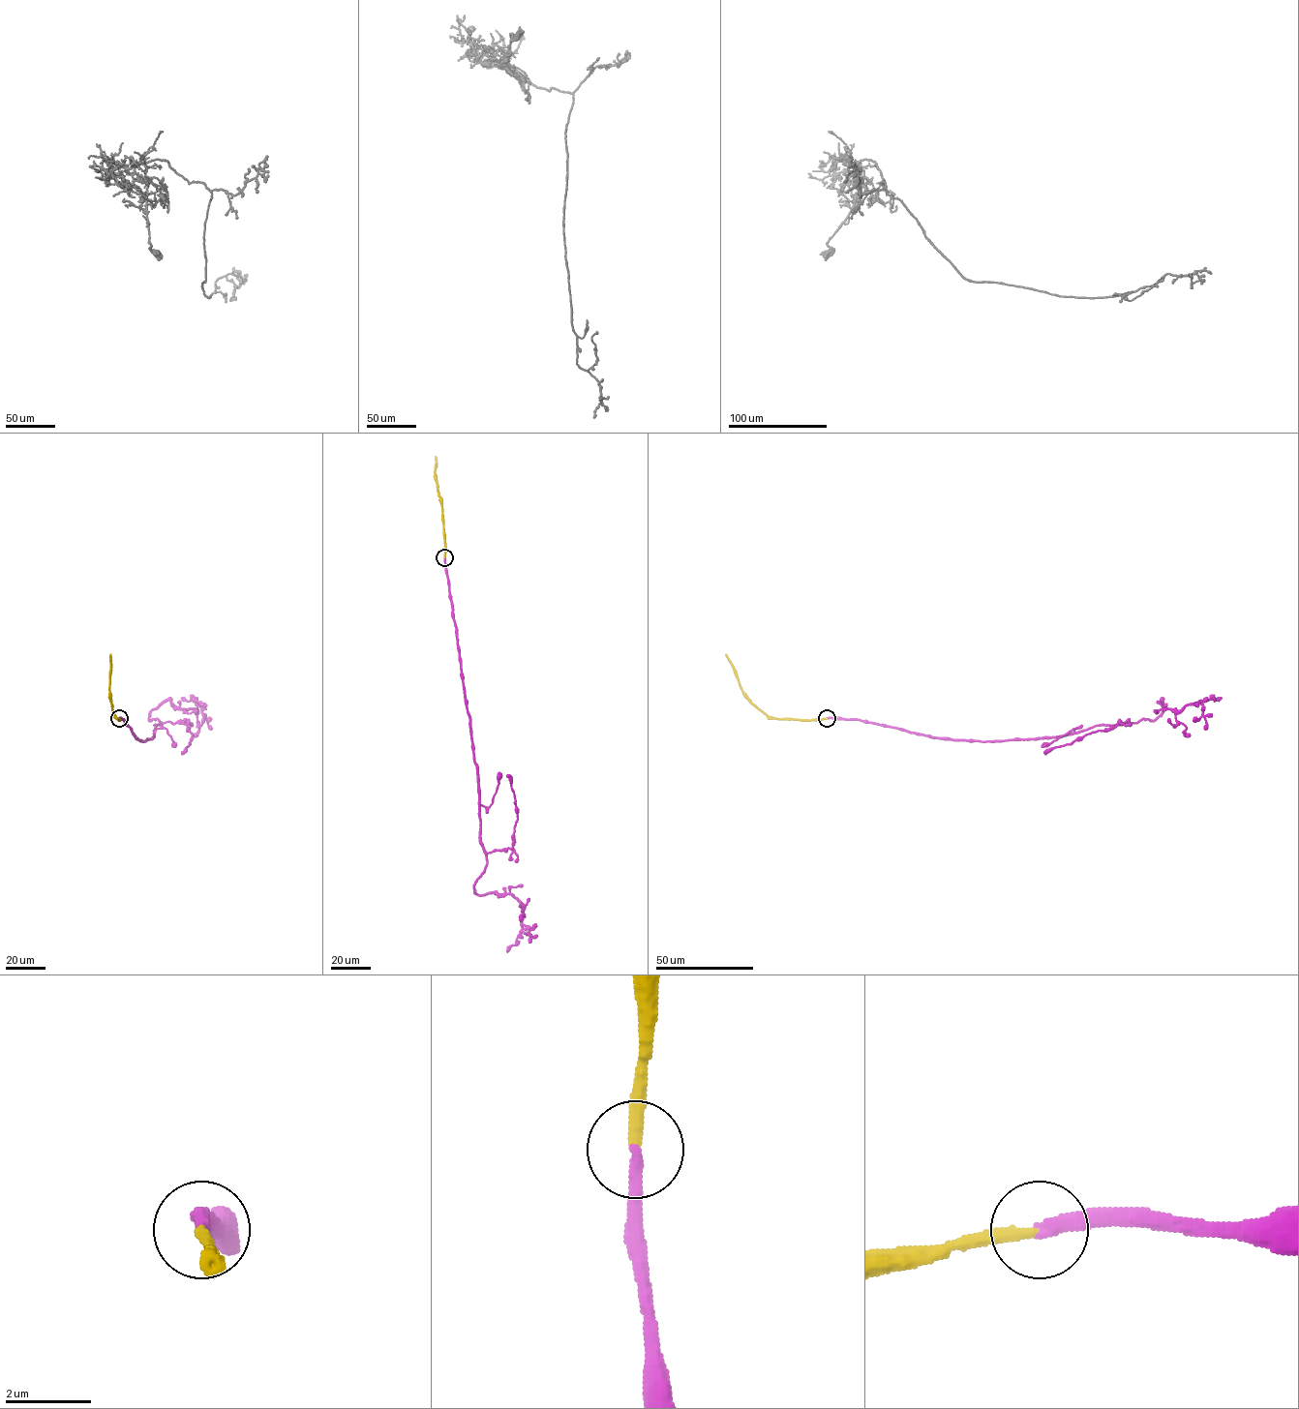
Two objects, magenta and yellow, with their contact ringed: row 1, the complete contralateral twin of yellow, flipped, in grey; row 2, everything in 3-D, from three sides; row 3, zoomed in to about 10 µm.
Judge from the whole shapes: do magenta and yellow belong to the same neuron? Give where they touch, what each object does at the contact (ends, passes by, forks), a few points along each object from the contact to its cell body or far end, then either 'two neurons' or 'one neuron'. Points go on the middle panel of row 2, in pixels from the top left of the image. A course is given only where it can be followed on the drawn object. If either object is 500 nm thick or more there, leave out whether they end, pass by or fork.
place (444, 557); magenta ends; yellow ends; course magenta (444, 556), (476, 767), (480, 842), (487, 865), (474, 891), (512, 894), (523, 909), (522, 930), (536, 936); course yellow (444, 556), (436, 457); one neuron

